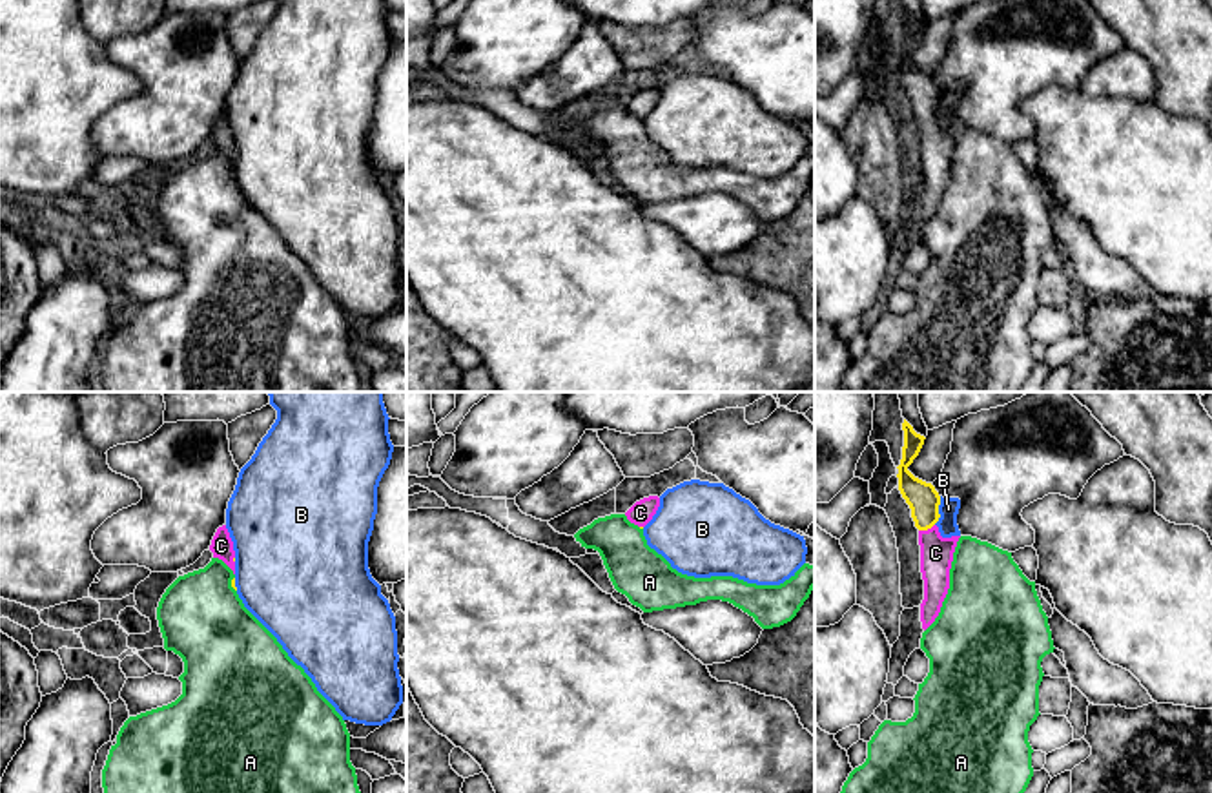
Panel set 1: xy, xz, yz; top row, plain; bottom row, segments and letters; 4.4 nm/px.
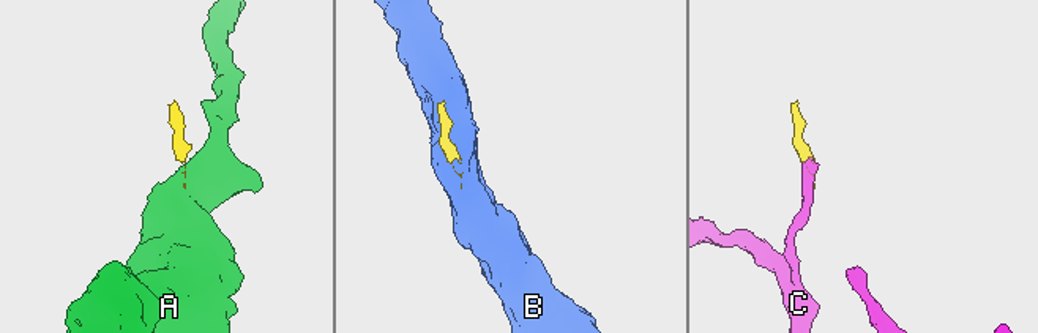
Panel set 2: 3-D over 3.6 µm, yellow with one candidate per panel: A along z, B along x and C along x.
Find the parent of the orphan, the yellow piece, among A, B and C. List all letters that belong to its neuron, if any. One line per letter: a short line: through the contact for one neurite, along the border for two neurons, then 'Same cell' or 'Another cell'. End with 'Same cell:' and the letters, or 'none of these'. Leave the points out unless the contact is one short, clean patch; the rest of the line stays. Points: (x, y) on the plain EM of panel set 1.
A: Line: xy (234, 168), (232, 179), (236, 183). Another cell
B: Line: yz (941, 88), (939, 110), (934, 115). Another cell
C: Line: yz (923, 90), (926, 121), (935, 144). Same cell
Same cell: C

